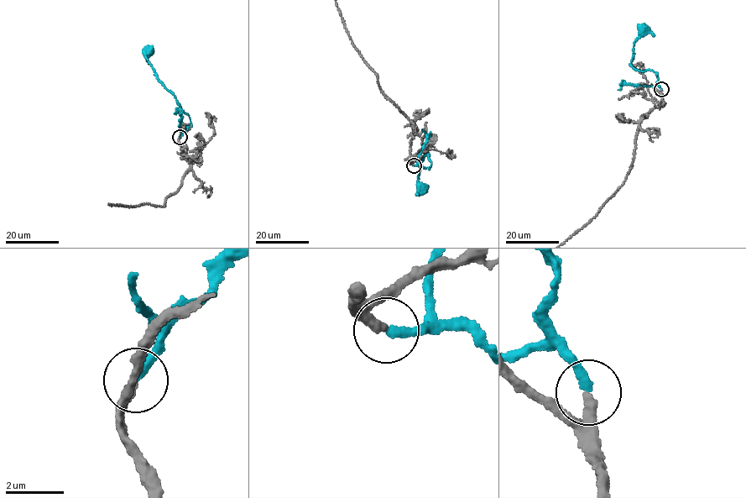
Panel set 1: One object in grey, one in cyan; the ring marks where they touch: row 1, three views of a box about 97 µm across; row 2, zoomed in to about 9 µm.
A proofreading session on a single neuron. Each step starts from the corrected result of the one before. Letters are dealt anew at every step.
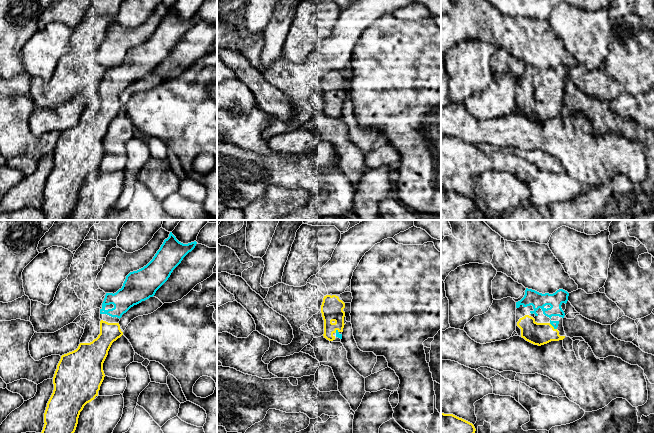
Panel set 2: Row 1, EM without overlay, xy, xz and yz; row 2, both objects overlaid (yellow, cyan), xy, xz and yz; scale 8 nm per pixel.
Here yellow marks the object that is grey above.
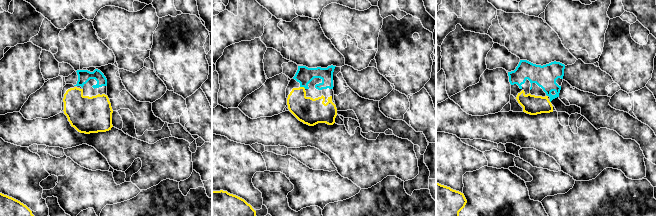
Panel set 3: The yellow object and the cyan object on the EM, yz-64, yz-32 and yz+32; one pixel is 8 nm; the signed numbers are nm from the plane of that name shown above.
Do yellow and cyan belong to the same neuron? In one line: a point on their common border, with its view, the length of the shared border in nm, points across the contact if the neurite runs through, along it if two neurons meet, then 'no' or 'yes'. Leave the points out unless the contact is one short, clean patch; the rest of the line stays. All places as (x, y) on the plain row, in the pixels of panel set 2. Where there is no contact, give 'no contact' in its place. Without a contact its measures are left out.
meets yellow in yz at (552, 102); contact 80 nm long; runs through yz (539, 110), (546, 108), (552, 102), (554, 99); yes

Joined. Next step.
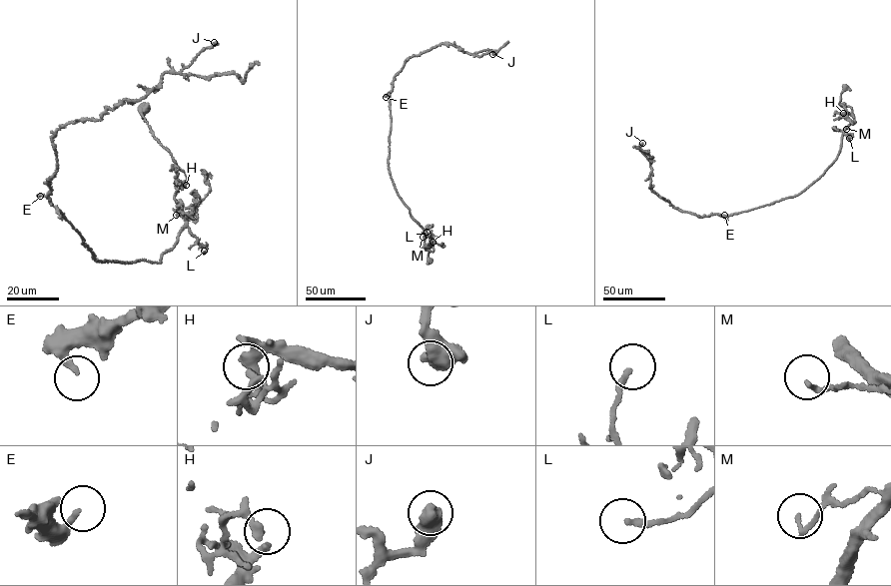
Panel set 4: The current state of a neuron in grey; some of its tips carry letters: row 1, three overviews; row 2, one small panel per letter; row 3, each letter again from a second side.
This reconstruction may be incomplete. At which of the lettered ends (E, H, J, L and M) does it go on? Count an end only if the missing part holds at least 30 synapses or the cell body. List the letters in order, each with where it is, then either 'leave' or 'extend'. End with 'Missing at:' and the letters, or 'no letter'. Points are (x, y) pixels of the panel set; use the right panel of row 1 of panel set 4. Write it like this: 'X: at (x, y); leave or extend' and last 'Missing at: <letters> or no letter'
E: at (724, 215); leave
H: at (843, 113); leave
J: at (642, 143); leave
L: at (849, 138); leave
M: at (846, 129); leave
Missing at: no letter

